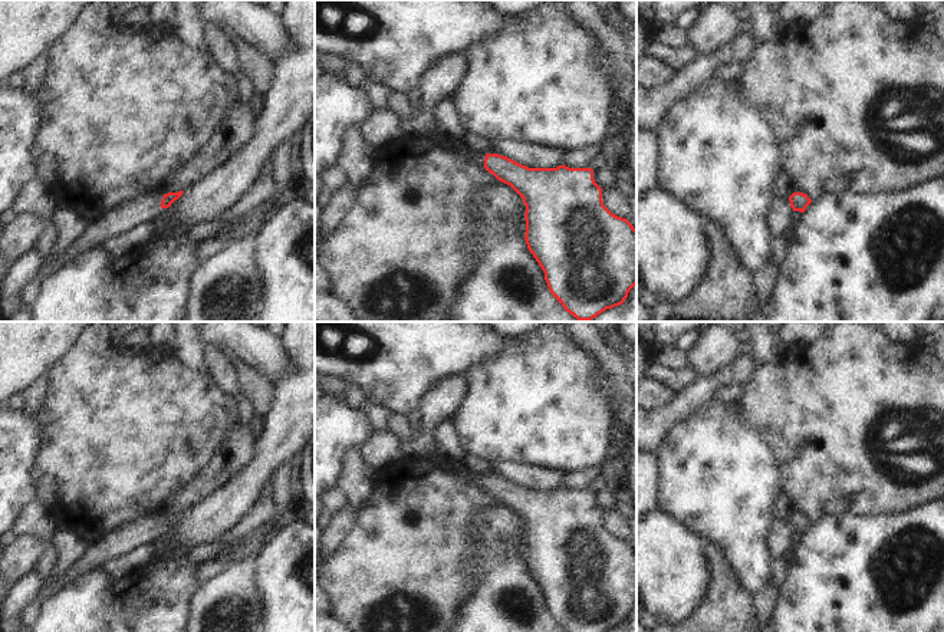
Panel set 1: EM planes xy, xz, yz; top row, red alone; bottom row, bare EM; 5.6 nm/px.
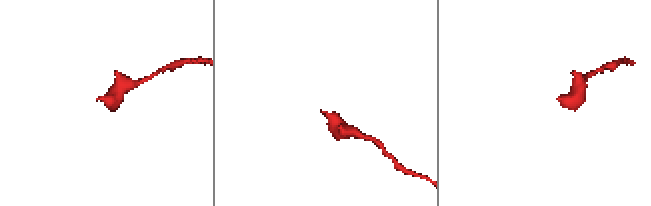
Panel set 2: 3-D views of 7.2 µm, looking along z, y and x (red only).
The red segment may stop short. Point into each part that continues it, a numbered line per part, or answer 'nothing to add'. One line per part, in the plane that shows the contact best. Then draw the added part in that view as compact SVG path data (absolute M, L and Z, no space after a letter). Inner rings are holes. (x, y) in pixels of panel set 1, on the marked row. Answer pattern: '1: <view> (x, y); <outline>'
1: xz (469, 151); M471 141L464 144L463 151L458 155L461 158L467 158L470 162L478 164L481 167L481 169L486 169L484 168L486 154L476 149Z

